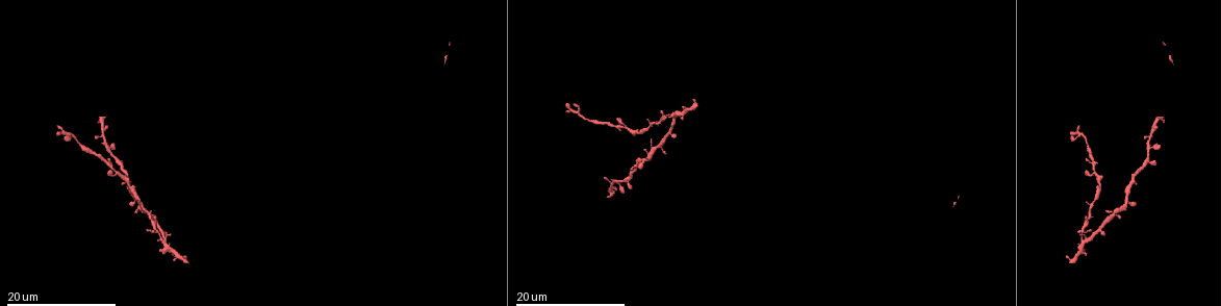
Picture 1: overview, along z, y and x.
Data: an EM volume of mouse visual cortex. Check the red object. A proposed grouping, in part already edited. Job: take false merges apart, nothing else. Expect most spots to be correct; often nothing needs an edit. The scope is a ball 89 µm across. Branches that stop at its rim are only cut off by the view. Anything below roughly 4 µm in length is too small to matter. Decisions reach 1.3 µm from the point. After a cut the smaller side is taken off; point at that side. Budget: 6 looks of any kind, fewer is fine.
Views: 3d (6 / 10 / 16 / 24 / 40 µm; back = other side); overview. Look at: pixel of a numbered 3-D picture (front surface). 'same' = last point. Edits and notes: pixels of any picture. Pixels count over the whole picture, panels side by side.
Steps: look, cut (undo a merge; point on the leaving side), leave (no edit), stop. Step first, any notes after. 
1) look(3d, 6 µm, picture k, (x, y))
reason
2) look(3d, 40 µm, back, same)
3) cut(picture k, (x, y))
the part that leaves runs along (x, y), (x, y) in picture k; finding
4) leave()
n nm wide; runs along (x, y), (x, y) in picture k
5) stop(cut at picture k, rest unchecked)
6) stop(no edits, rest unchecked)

look(3d, 16 µm, picture 1, (1114, 214))
three-way junction

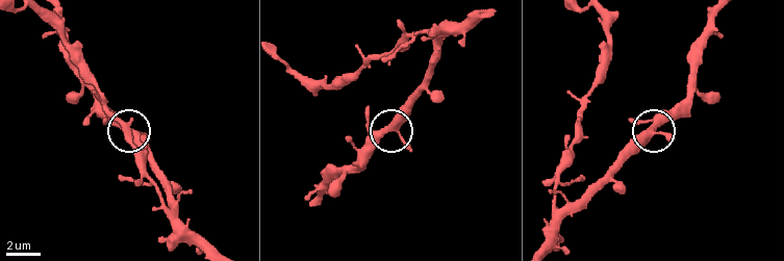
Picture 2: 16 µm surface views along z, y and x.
look(3d, 6 µm, picture 2, (388, 129))

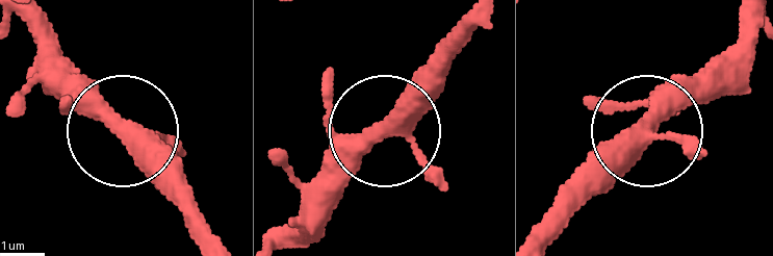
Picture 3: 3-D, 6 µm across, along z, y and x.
leave()
side arm 25 µm; 3 arms; continuous, no second cell

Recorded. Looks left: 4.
look(3d, 16 µm, picture 1, (1083, 229))
sudden change in width

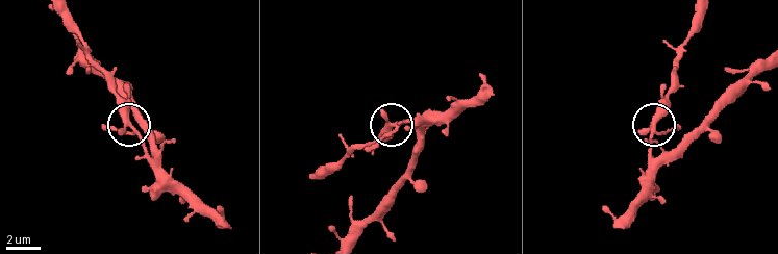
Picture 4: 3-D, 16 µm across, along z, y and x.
look(3d, 10 µm, picture 4, (132, 130))

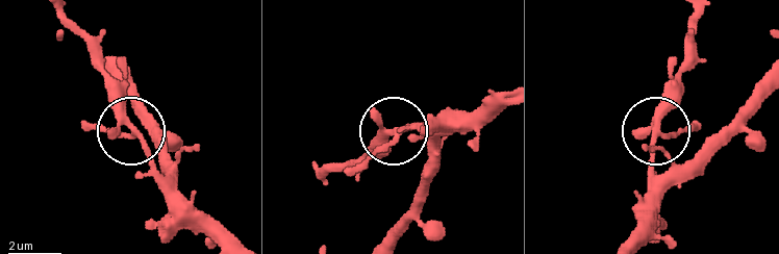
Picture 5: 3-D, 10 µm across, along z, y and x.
leave()
runs along (769, 85), (660, 173), (654, 132), (666, 99), (692, 68) in picture 5; all the same cell

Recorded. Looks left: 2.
look(3d, 16 µm, picture 1, (1157, 122))
three-way junction

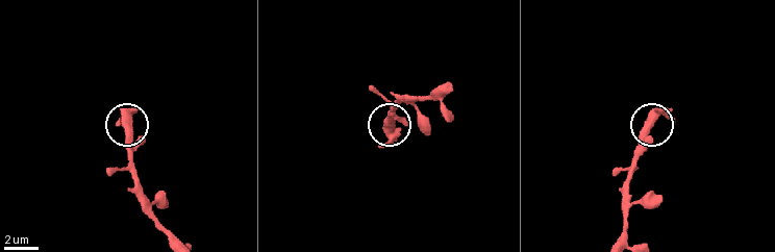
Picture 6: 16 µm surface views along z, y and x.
look(3d, 6 µm, picture 6, (648, 128))

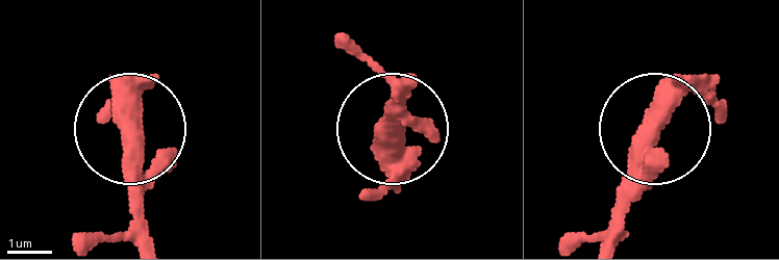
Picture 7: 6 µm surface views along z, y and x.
leave()
3 arms; all the same cell

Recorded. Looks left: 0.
stop(no edits, rest unchecked)

